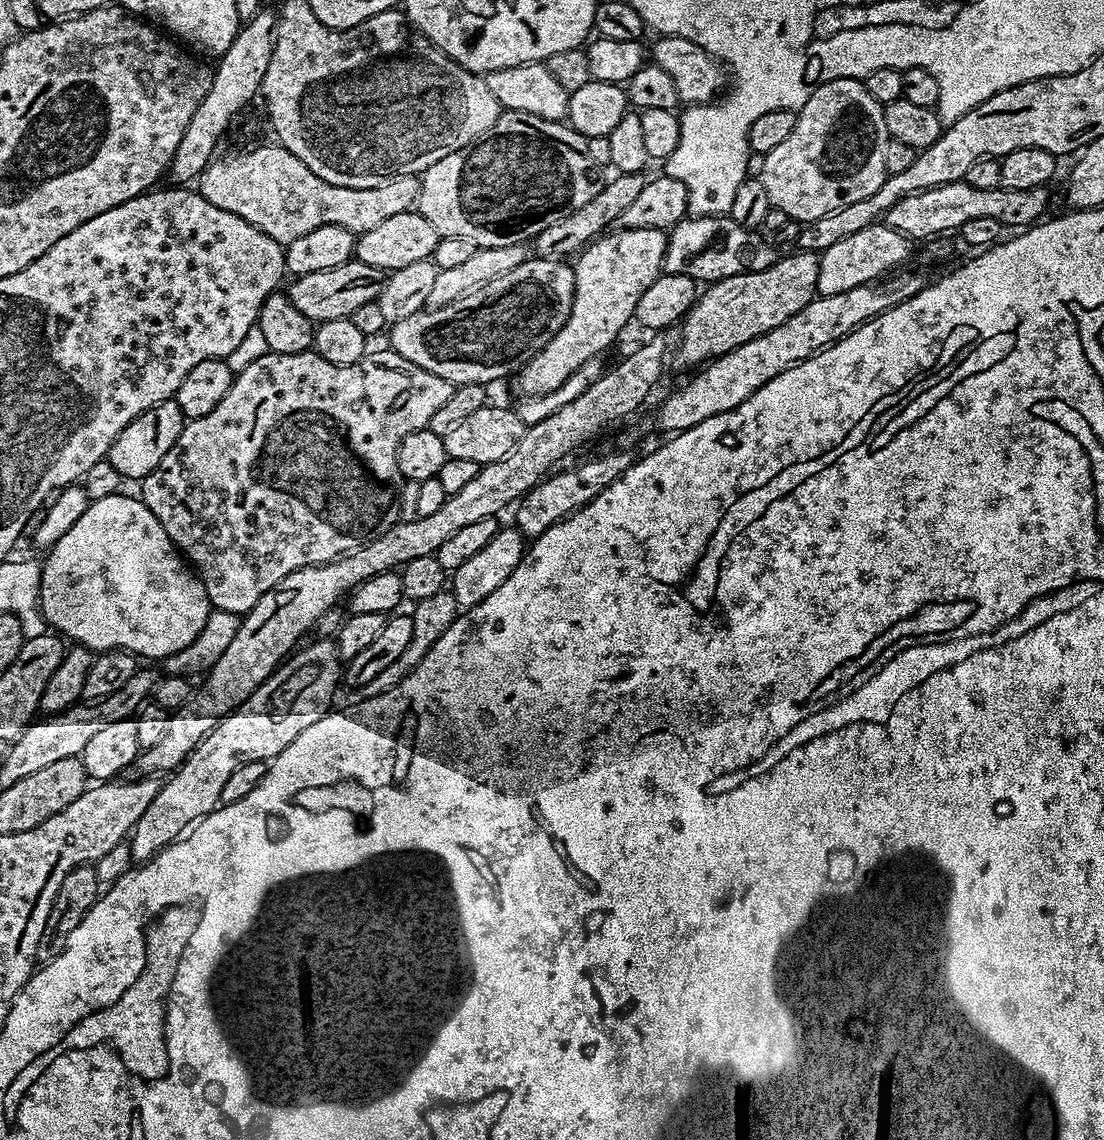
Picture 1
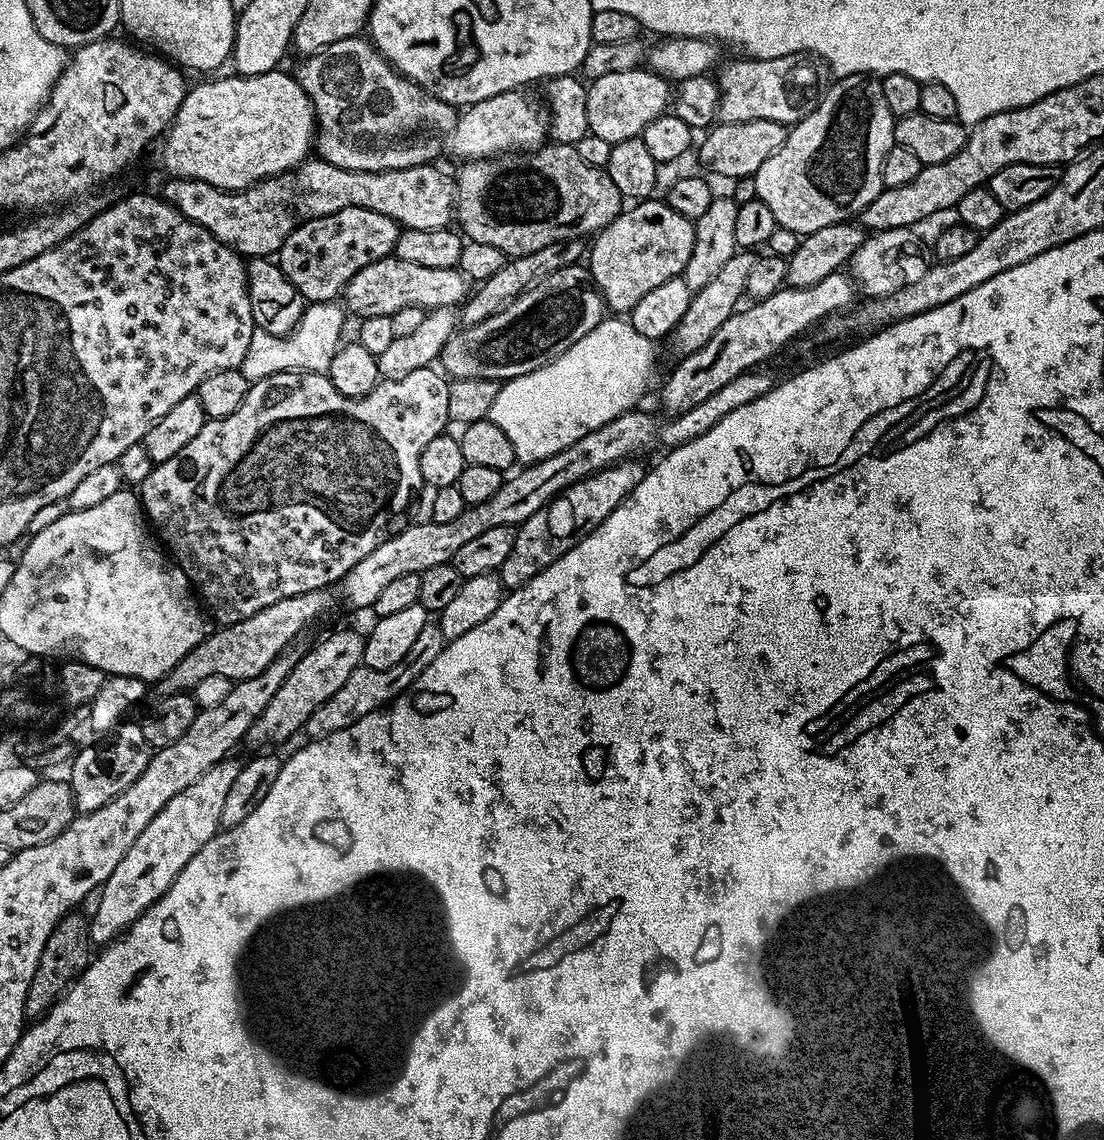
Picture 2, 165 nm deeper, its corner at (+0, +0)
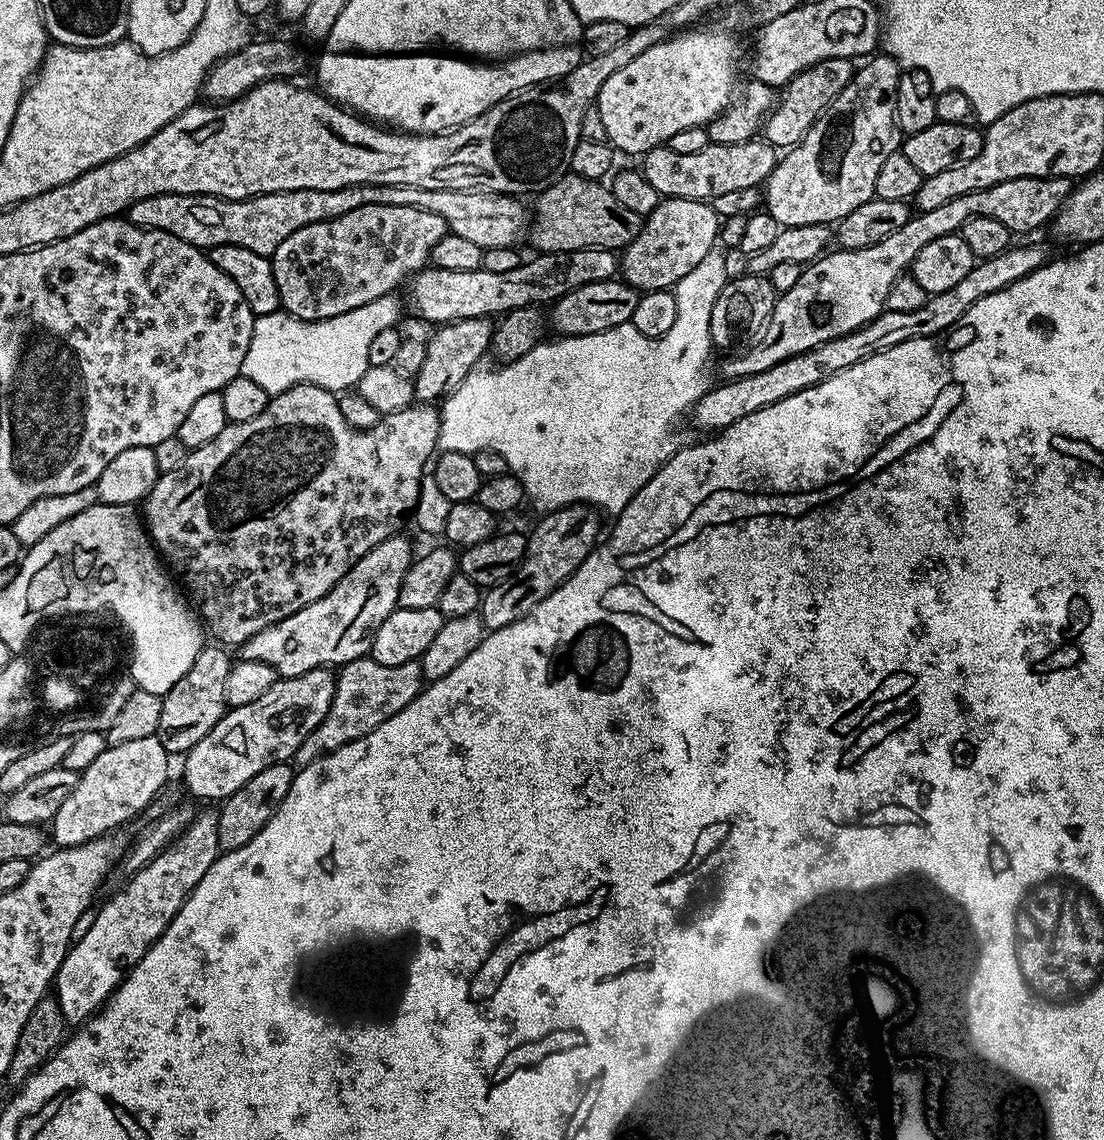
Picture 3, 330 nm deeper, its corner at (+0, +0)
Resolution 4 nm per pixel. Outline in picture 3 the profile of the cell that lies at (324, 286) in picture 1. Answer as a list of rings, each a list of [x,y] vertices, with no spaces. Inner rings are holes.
[[[583,248],[569,252],[542,252],[533,255],[533,260],[525,259],[514,270],[506,270],[497,274],[491,270],[478,267],[474,270],[442,270],[425,266],[417,272],[411,280],[407,281],[408,304],[424,320],[429,320],[432,326],[451,324],[454,320],[466,318],[496,318],[509,312],[511,308],[525,308],[531,304],[537,306],[551,305],[558,298],[570,294],[570,290],[578,290],[578,286],[586,286],[590,282],[606,282],[613,279],[618,272],[618,256],[610,248]]]

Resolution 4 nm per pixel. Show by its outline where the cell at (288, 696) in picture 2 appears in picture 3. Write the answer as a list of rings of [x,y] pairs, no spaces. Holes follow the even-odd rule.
[[[315,668],[306,674],[278,678],[258,702],[228,708],[218,726],[183,757],[185,786],[200,800],[222,802],[234,790],[246,786],[258,770],[291,761],[306,734],[326,718],[334,698],[336,677],[332,668]]]

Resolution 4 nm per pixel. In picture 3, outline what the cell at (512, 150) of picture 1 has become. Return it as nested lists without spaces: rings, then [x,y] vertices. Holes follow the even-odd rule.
[[[565,174],[560,177],[558,182],[554,182],[546,191],[539,193],[535,197],[536,200],[536,212],[534,208],[534,215],[530,220],[530,240],[532,236],[532,244],[536,247],[537,253],[542,252],[569,252],[570,250],[582,250],[583,248],[610,248],[613,250],[623,250],[627,248],[630,242],[634,242],[634,238],[638,238],[640,233],[640,225],[642,223],[642,217],[638,214],[634,214],[634,210],[626,210],[626,206],[622,206],[618,203],[618,198],[614,198],[611,187],[607,183],[599,180],[587,180],[581,176],[573,176],[571,174]]]

